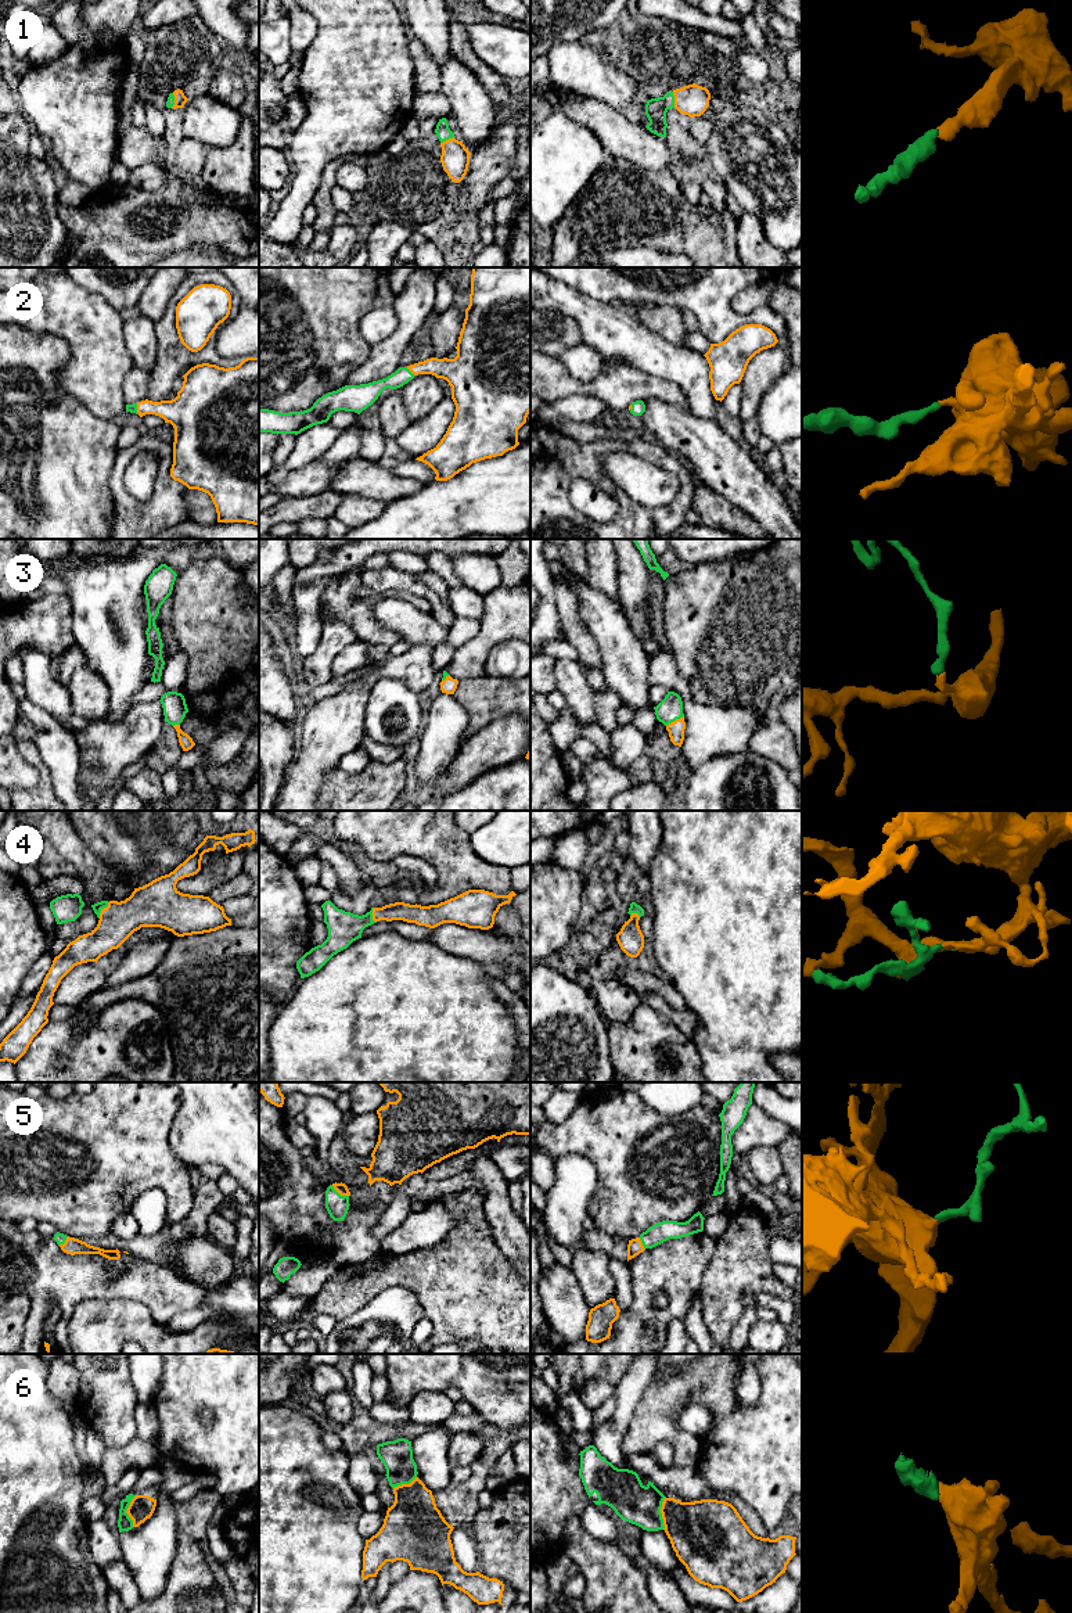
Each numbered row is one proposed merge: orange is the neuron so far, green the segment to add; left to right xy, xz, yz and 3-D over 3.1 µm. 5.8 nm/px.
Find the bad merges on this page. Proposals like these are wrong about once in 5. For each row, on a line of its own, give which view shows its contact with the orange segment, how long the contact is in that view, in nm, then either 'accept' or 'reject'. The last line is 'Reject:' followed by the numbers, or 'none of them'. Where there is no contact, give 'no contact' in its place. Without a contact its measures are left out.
1: contact in yz; length 100 nm; accept
2: contact in xz; length 70 nm; accept
3: contact in yz; length 120 nm; accept
4: contact in xy; length 110 nm; accept
5: contact in xz; length 120 nm; accept
6: contact in yz; length 190 nm; accept
Reject: none of them

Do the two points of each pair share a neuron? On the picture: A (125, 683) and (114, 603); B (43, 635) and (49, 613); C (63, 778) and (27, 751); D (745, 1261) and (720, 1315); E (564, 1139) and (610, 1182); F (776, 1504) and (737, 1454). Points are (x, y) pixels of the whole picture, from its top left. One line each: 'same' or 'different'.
A: same
B: same
C: different
D: same
E: same
F: same

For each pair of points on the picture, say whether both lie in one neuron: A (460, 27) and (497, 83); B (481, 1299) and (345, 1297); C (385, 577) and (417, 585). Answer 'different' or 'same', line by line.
A: same
B: same
C: same

